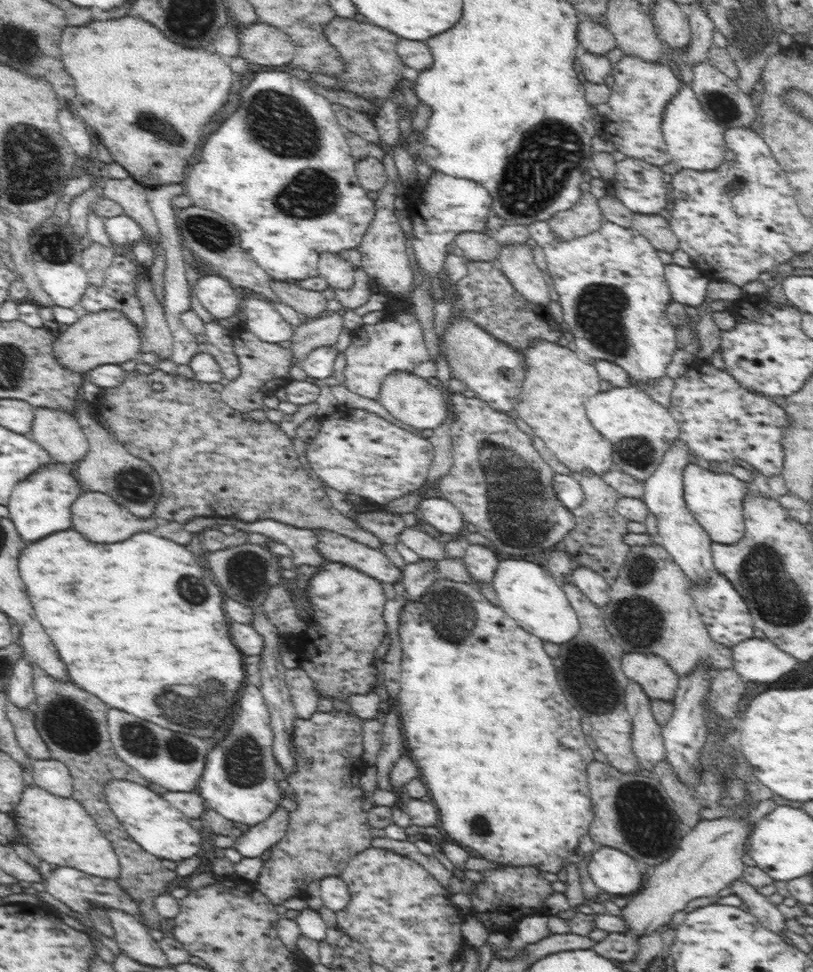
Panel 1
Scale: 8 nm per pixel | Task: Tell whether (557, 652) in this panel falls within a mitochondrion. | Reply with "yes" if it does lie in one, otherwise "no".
no

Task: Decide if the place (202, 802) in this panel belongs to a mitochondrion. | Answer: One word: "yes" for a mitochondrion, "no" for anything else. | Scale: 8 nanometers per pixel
no

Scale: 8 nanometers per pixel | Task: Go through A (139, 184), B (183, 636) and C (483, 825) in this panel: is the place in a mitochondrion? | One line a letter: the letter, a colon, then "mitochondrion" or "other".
A: other
B: other
C: mitochondrion

